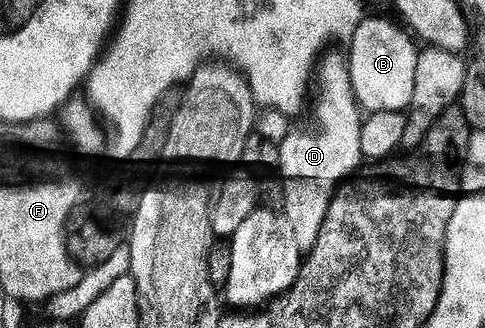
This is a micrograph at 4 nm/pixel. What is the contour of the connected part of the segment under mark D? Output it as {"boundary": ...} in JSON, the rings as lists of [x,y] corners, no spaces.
{"boundary":[[[334,54],[324,62],[325,60],[316,70],[320,90],[318,107],[314,110],[314,122],[318,127],[315,130],[298,130],[295,134],[286,134],[278,142],[277,169],[282,170],[286,177],[282,182],[280,209],[288,224],[292,224],[292,232],[296,232],[296,244],[302,252],[310,251],[316,244],[320,226],[324,224],[324,216],[335,190],[364,162],[360,150],[363,115],[354,100],[347,57]]]}

